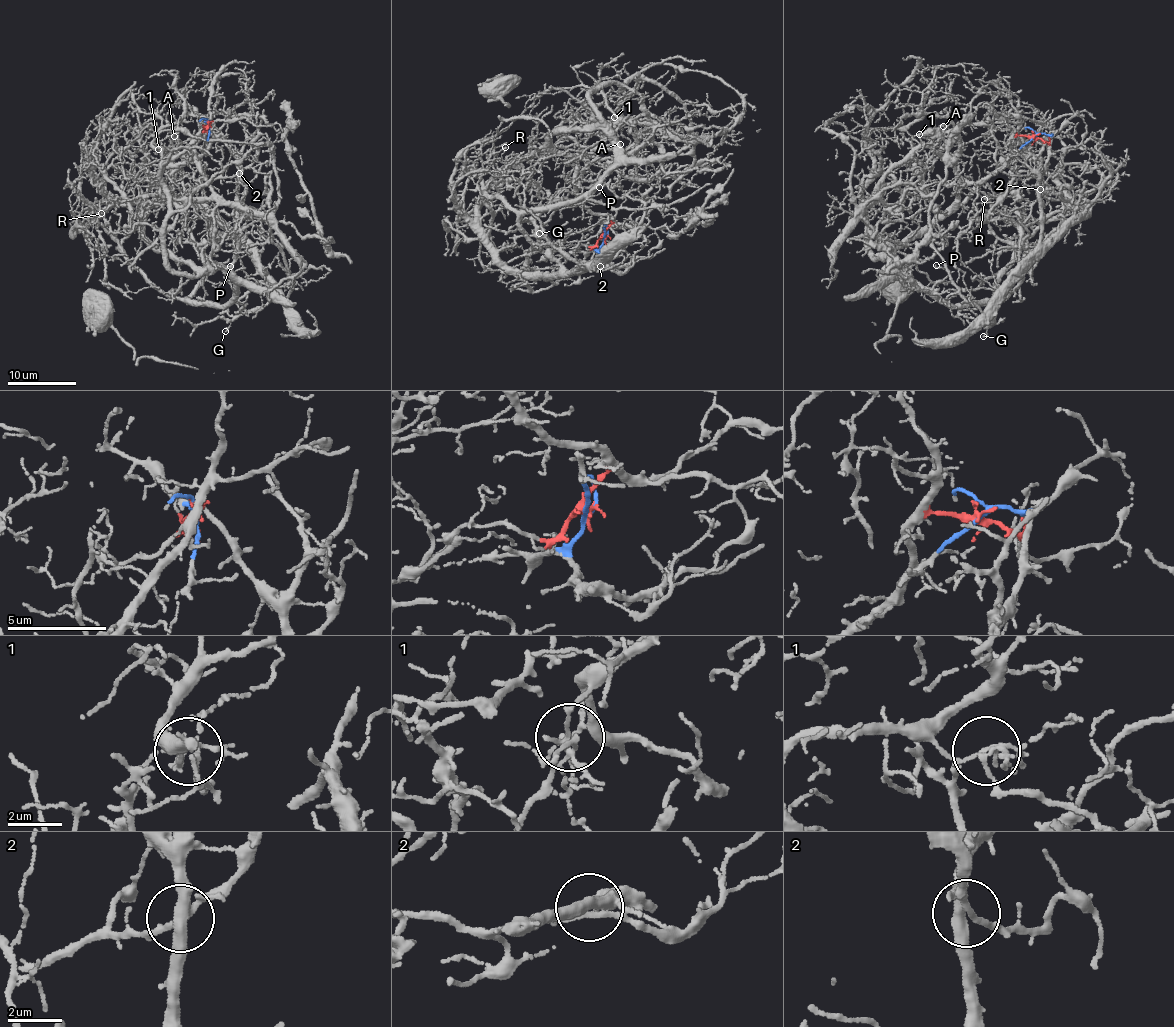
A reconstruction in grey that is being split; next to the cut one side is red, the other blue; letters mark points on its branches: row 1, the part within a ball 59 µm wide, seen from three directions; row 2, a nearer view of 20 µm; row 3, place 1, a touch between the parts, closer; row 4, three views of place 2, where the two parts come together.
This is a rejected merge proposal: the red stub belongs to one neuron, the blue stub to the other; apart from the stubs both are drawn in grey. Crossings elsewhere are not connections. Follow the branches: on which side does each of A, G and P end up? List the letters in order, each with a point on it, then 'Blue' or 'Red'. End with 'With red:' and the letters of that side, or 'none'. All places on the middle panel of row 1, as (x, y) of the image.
A: Place: (620, 144). Red
G: Place: (539, 233). Blue
P: Place: (599, 187). Red
With red: A, P

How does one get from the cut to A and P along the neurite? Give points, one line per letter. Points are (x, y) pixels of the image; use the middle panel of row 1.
A: (604, 237), (611, 221), (549, 140), (599, 127), (589, 96), (638, 77), (615, 110), (621, 144)
P: (604, 237), (611, 221), (578, 195), (576, 162), (552, 134), (602, 128), (615, 160), (585, 197), (599, 188)

